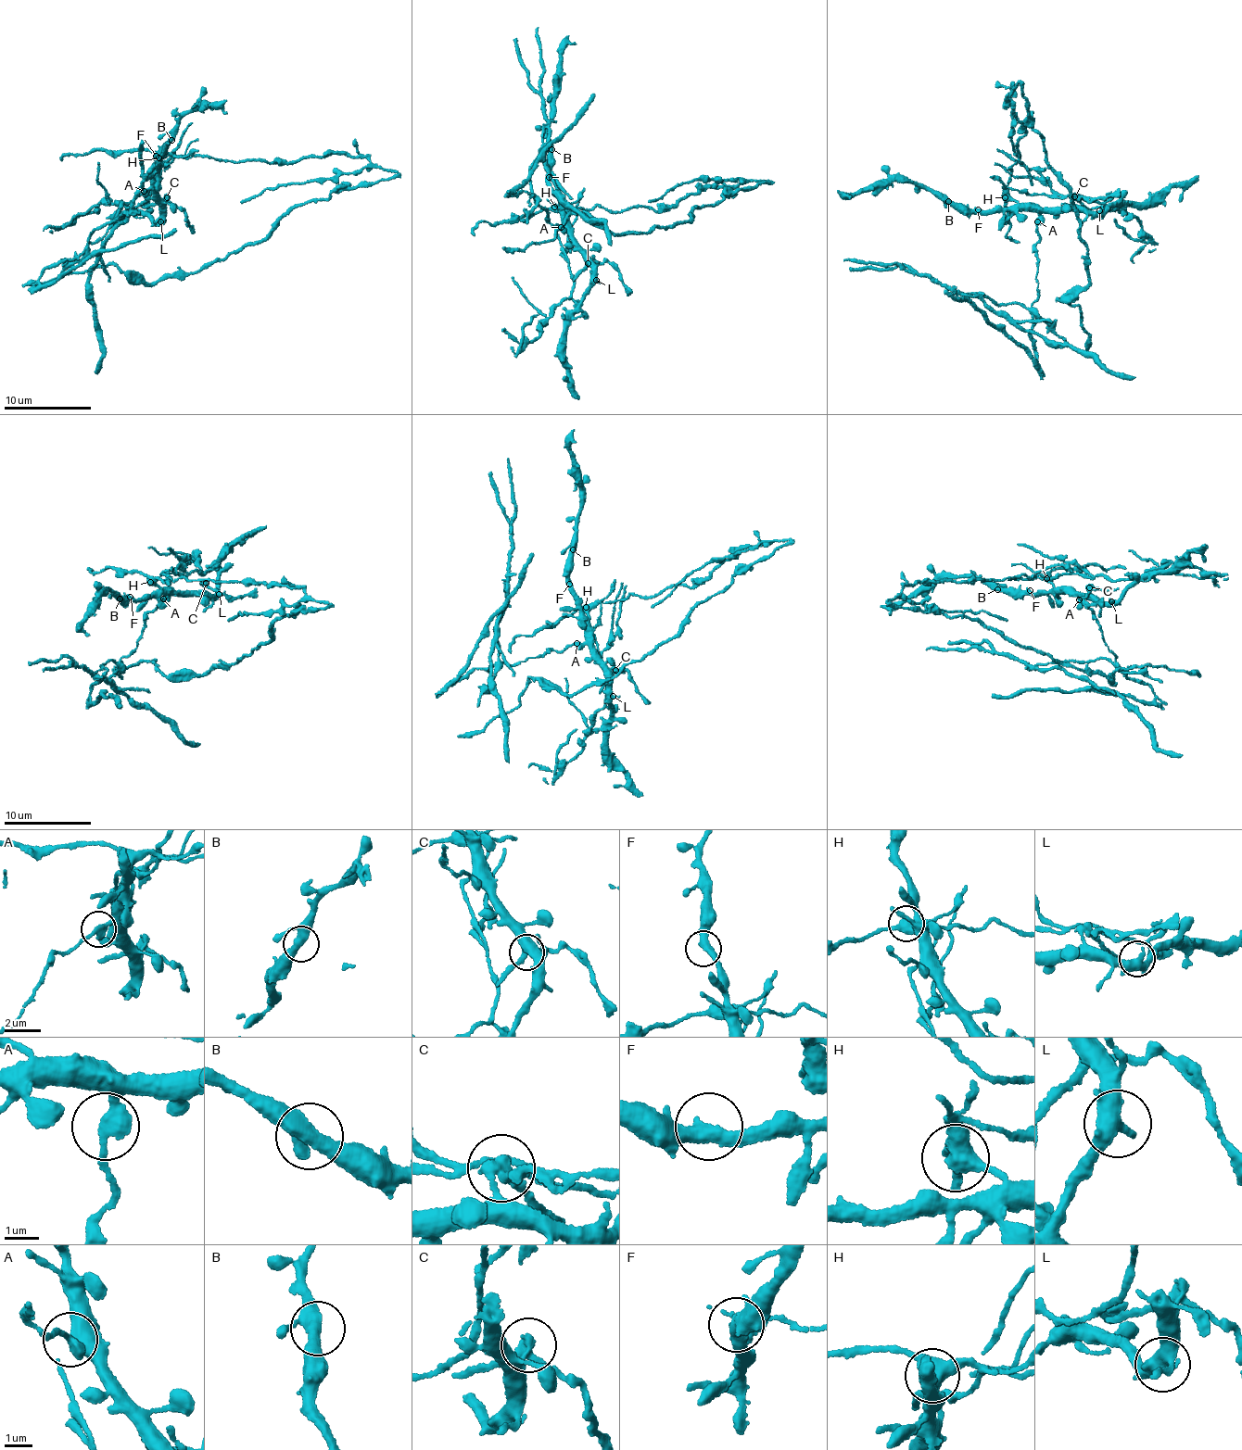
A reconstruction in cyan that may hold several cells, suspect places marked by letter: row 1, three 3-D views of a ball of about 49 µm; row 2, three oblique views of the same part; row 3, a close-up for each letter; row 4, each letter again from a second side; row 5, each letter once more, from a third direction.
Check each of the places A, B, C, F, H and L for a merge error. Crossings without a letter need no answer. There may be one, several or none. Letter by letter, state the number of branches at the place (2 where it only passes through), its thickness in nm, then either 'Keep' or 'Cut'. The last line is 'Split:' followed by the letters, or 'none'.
A: Branches: 2. Thickness 360 nm. Cut
B: Branches: 3. Thickness 360 nm. Keep
C: Branches: 3. Thickness 280 nm. Cut
F: Branches: 2. Thickness 400 nm. Keep
H: Branches: 3. Thickness 480 nm. Cut
L: Branches: 3. Thickness 400 nm. Keep
Split: A, C, H

